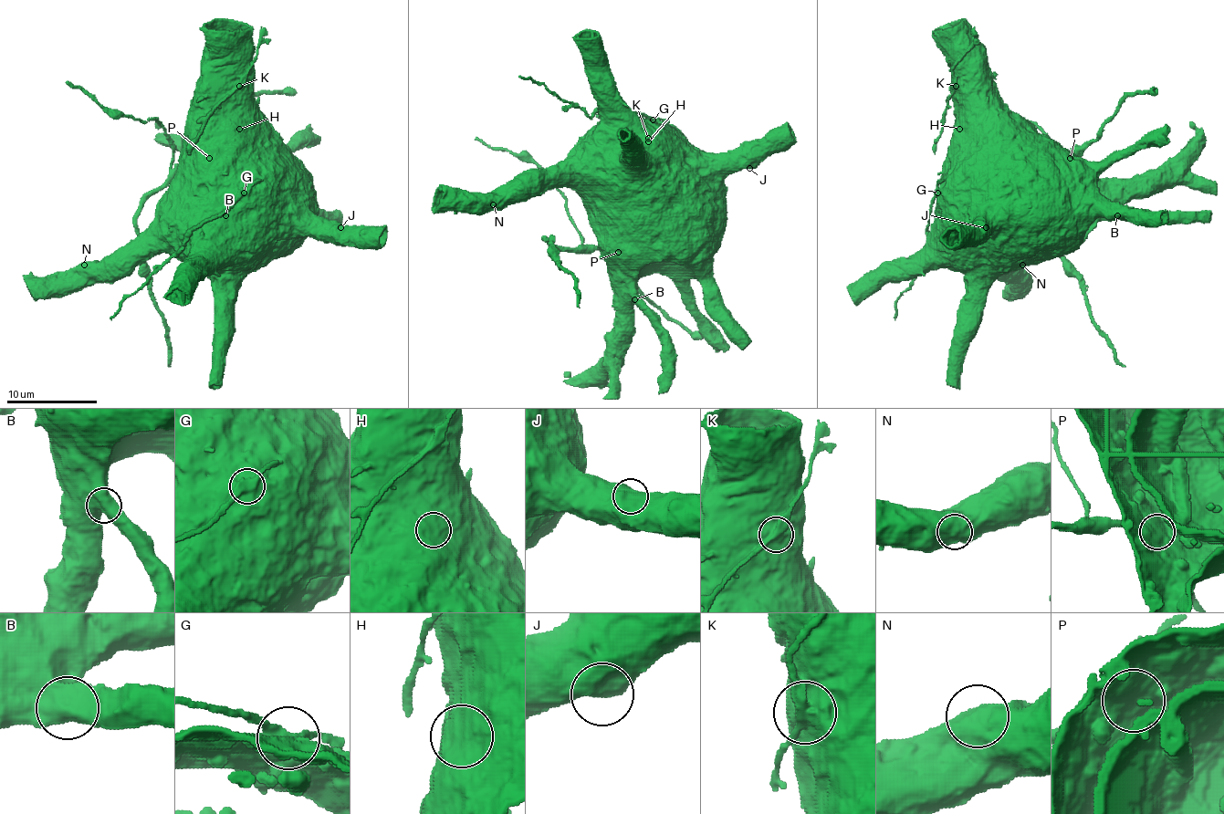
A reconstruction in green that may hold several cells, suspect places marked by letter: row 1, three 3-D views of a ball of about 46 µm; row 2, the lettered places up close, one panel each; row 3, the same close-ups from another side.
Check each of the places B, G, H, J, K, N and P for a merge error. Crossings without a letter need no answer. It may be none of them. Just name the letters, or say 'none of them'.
G, K

